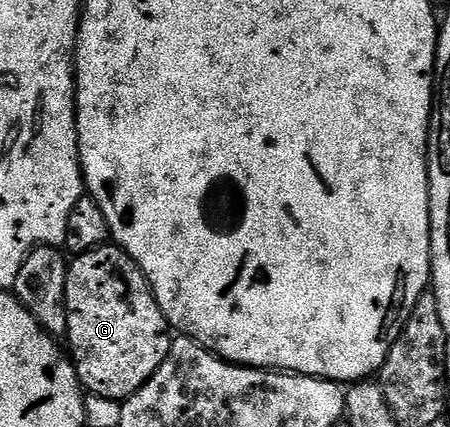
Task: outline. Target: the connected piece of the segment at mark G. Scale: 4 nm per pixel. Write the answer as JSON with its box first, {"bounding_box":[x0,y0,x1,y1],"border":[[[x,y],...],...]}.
{"bounding_box":[64,245,172,401],"border":[[[117,245],[97,247],[69,260],[66,269],[66,312],[68,329],[64,339],[70,342],[68,354],[78,374],[78,382],[91,395],[125,401],[150,380],[168,357],[172,328],[144,273],[136,261],[132,261],[130,254]]]}

